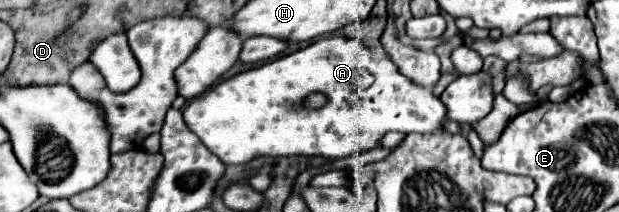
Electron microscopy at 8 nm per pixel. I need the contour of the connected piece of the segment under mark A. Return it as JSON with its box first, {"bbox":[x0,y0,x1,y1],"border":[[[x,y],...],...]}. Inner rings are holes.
{"bbox":[184,37,446,165],"border":[[[330,37],[220,81],[184,107],[184,121],[226,165],[244,165],[256,157],[352,157],[380,147],[380,139],[390,131],[434,133],[444,125],[446,119],[444,105],[438,101],[438,97],[434,97],[430,89],[420,87],[404,77],[382,49],[368,49],[350,37]],[[316,91],[328,97],[328,103],[322,109],[298,107],[298,103]]]}

